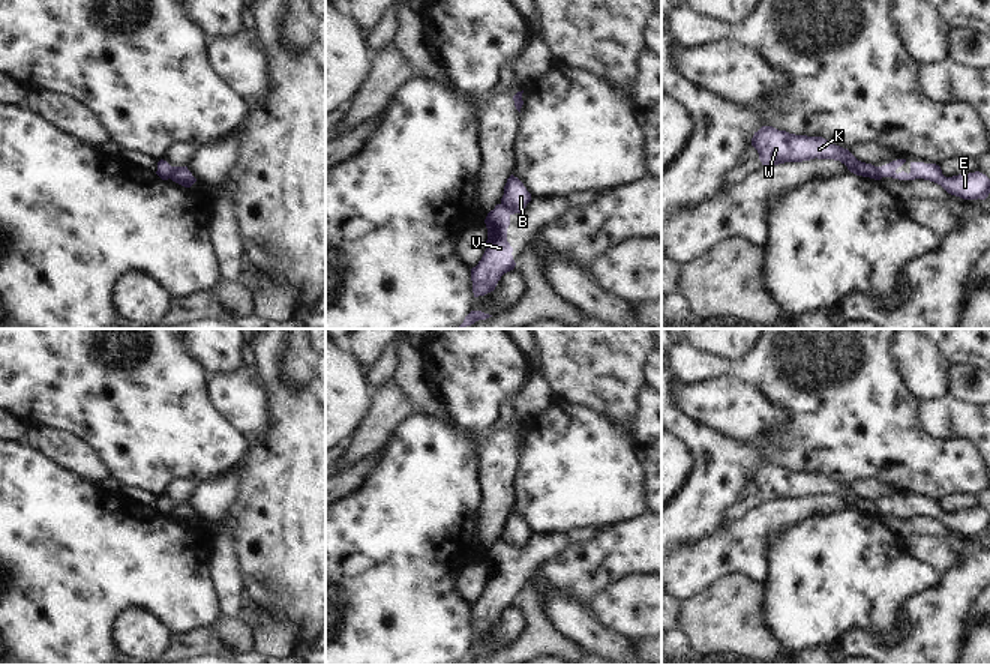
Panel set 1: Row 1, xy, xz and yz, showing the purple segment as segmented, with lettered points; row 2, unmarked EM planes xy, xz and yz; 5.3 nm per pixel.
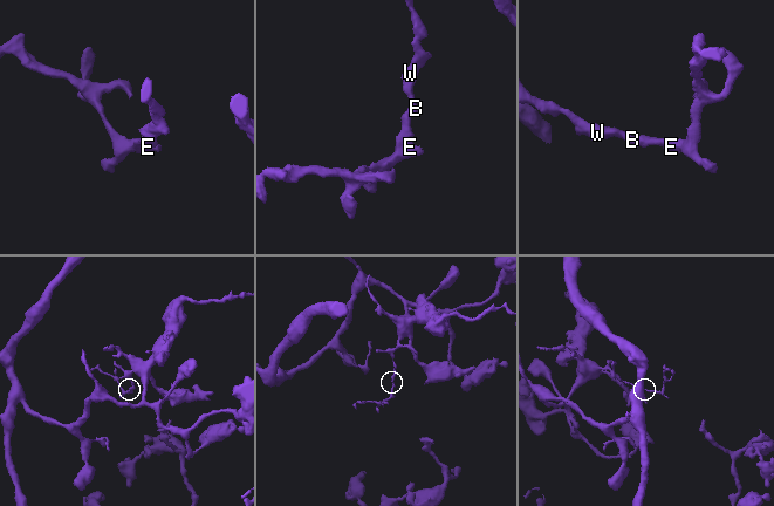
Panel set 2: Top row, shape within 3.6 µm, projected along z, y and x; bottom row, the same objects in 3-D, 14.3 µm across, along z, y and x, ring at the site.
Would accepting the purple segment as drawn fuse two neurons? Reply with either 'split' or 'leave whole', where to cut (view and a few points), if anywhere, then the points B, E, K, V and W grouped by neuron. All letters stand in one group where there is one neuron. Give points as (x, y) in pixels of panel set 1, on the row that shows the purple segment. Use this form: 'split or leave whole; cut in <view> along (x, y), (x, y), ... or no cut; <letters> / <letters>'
split; cut in xy along (171, 167), (168, 177); B K W / E V

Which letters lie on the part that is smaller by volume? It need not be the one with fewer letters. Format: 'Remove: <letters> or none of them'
Remove: E, V.

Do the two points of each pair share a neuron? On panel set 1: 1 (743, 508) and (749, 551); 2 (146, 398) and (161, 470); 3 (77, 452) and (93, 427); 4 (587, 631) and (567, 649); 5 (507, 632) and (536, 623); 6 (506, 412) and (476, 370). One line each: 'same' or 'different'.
1: different
2: same
3: different
4: different
5: different
6: different

